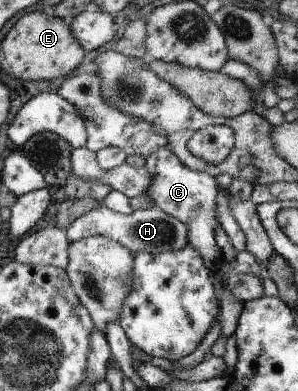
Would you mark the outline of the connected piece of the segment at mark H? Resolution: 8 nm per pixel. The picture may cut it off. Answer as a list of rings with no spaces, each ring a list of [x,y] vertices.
[[[103,202],[99,207],[78,217],[67,228],[69,242],[96,235],[108,237],[129,248],[133,253],[163,253],[183,249],[187,245],[187,226],[158,207],[132,211],[129,215],[114,212]]]

